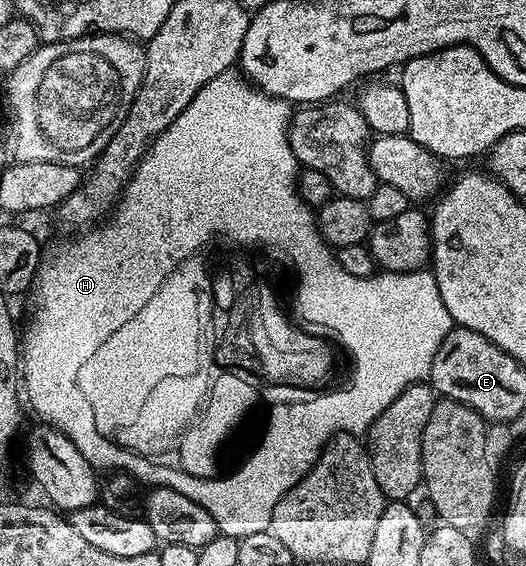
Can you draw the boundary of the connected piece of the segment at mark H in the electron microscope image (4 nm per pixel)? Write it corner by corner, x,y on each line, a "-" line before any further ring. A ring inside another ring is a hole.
230,71
211,79
211,83
199,90
191,103
187,103
175,123
171,123
167,131
156,137
150,143
149,150
141,156
141,161
125,184
125,190
121,192
112,214
113,221
106,220
92,231
82,232
85,233
82,237
55,250
50,261
49,258
42,260
31,289
33,310
29,313
25,329
23,325
23,340
19,345
19,373
23,378
23,393
28,408
30,405
41,416
38,418
44,424
53,426
65,435
75,451
79,451
79,455
83,455
83,459
87,459
94,470
118,469
121,473
130,473
135,480
142,481
145,487
167,487
171,491
179,491
179,495
199,503
199,507
203,507
203,511
215,519
218,534
238,539
255,535
255,531
269,529
279,499
283,499
283,495
287,495
295,483
308,475
320,457
321,450
336,434
364,434
371,428
373,421
379,419
379,415
383,415
391,403
395,403
403,390
424,382
431,371
435,351
439,351
439,343
443,343
445,336
455,327
447,307
443,307
443,295
439,295
435,275
428,268
408,274
409,289
385,289
390,281
388,276
355,279
355,275
347,275
347,271
339,267
334,250
325,244
317,231
314,210
297,194
299,166
289,146
290,116
290,102
269,97
263,90
250,84
240,72
-
257,239
267,241
271,253
289,253
297,261
299,285
287,319
249,317
247,331
253,341
251,345
257,347
263,359
259,363
265,363
260,375
257,371
256,380
261,383
270,381
273,387
282,380
320,386
333,369
333,349
323,338
296,329
294,323
302,321
313,329
325,329
329,321
333,321
334,335
341,340
342,347
353,360
353,378
349,385
342,389
330,388
320,400
294,406
293,410
281,410
274,404
268,410
270,419
265,442
262,442
257,455
240,473
209,478
172,473
170,466
138,456
101,435
96,430
92,409
76,383
80,365
113,332
141,311
160,285
168,284
175,272
187,264
198,264
198,269
205,274
205,267
209,263
221,261
233,243

